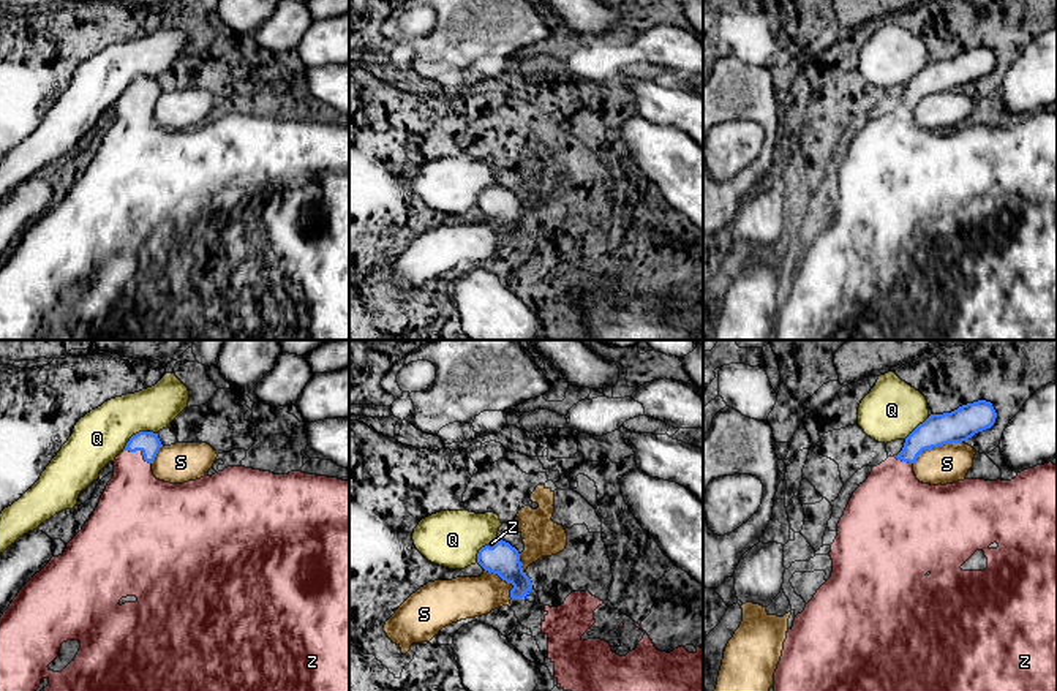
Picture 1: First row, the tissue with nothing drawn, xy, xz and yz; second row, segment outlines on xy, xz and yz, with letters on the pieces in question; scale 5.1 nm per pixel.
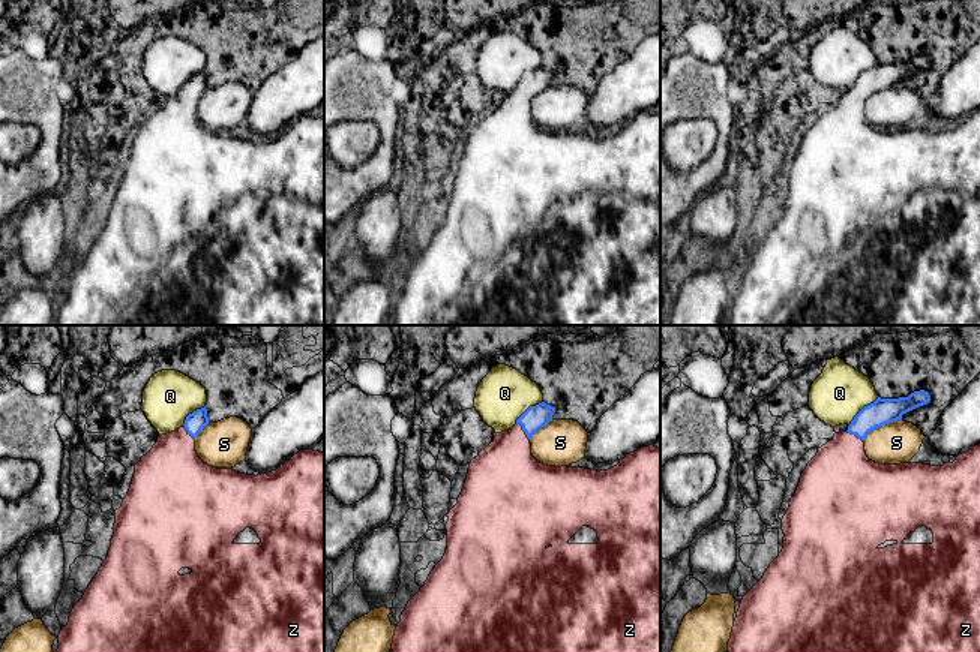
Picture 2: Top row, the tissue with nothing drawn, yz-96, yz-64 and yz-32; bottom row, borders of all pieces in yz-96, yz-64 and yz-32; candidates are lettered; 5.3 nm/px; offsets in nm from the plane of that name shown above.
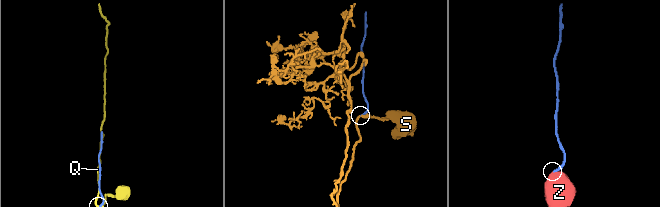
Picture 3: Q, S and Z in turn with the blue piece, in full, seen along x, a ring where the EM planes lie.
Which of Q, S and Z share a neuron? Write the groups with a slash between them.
Q / S / Z

